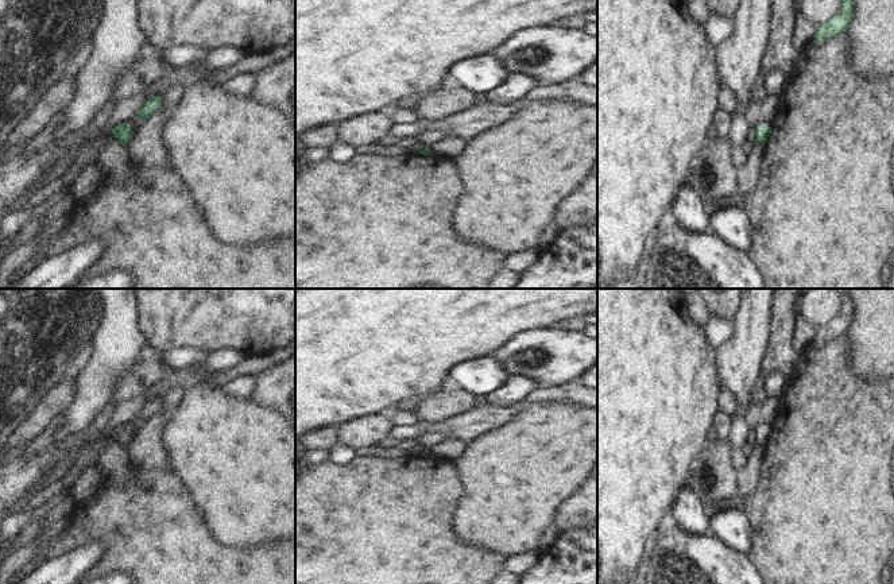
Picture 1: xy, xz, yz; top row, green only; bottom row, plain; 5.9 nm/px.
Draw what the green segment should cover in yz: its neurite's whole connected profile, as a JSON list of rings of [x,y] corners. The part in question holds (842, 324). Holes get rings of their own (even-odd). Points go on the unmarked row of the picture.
[[[843,295],[841,301],[841,314],[837,316],[829,324],[817,329],[817,334],[814,337],[814,345],[824,345],[831,340],[837,339],[840,334],[848,332],[851,329],[852,321],[855,316],[855,305],[850,295]]]

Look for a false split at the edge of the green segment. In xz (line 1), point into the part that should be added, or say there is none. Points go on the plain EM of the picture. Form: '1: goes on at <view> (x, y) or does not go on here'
1: does not go on here

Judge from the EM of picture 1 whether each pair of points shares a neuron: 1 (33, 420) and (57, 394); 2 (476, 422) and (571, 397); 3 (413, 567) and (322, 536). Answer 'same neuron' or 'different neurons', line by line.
1: same neuron
2: same neuron
3: same neuron

